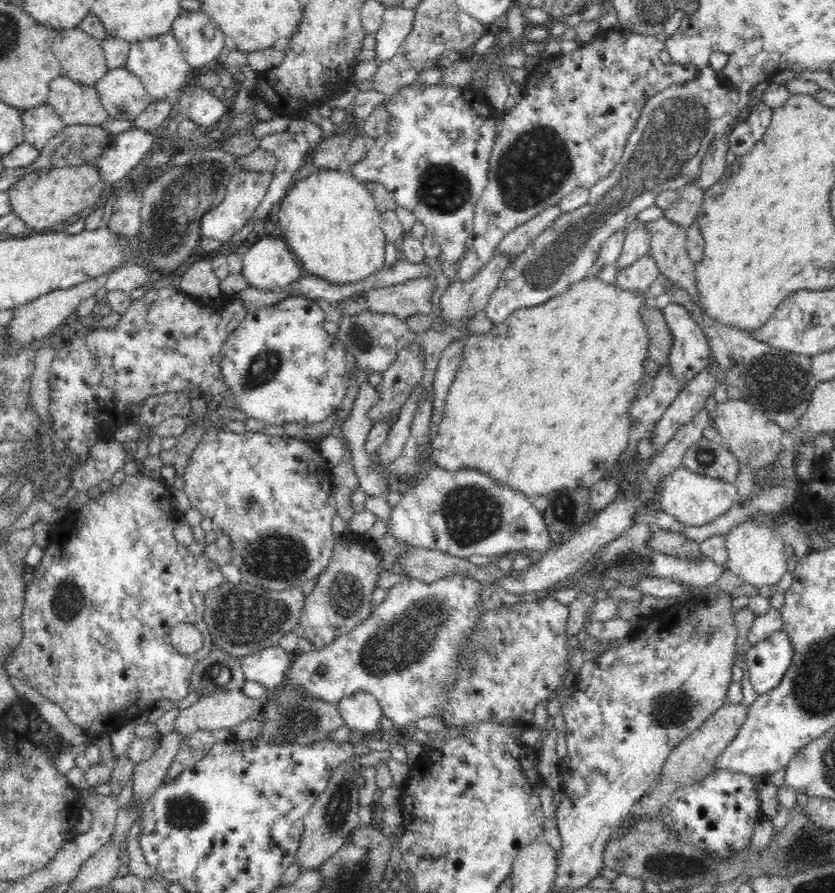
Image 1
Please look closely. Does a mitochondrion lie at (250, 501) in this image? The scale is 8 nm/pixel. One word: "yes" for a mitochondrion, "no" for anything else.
yes

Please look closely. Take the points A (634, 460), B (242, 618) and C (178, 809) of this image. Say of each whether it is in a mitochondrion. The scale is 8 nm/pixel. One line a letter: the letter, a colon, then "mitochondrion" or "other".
A: other
B: mitochondrion
C: mitochondrion

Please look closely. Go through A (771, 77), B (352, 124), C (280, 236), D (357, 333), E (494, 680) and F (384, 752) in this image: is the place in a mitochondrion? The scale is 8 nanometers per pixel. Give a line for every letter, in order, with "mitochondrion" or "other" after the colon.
A: other
B: other
C: other
D: mitochondrion
E: other
F: other

